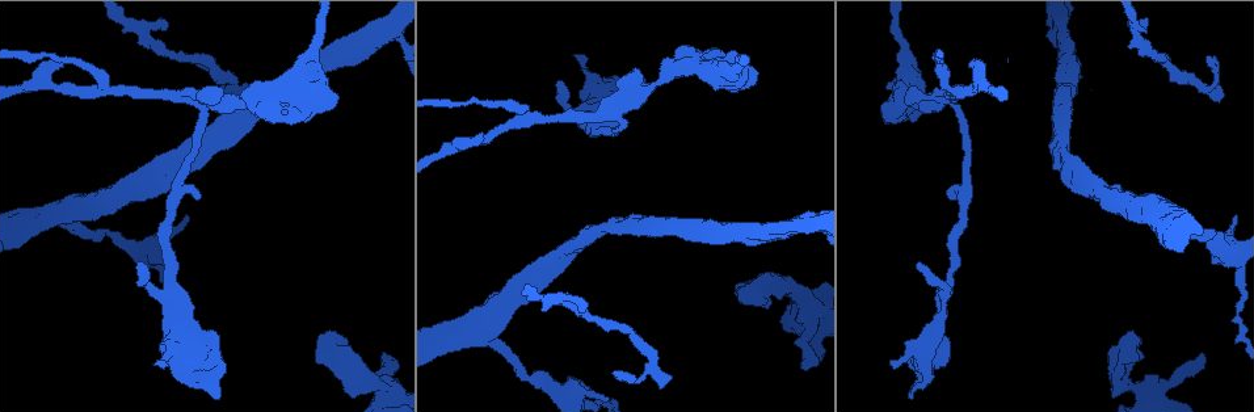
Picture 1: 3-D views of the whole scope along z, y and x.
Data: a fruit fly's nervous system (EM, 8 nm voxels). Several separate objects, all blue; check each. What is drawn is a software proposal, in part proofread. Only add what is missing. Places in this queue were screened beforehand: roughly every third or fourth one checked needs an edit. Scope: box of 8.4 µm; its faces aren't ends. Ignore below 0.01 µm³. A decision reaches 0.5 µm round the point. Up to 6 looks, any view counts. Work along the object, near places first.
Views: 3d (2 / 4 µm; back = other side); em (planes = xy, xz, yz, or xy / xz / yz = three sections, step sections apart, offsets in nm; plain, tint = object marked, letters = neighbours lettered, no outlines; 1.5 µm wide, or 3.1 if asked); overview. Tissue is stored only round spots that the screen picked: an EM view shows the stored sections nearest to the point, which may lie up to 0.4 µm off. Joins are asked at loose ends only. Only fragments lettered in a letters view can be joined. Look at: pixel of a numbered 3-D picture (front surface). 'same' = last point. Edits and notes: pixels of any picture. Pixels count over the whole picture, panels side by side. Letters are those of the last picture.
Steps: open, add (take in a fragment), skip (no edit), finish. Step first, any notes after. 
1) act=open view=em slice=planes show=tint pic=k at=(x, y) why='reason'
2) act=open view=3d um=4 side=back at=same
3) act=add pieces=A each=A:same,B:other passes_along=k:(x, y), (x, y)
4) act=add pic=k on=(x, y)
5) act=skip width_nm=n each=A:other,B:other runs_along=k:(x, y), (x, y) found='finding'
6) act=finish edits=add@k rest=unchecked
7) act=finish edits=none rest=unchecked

act=open view=em slice=planes show=letters pic=1 at=(1222, 95) why='branch stops here'

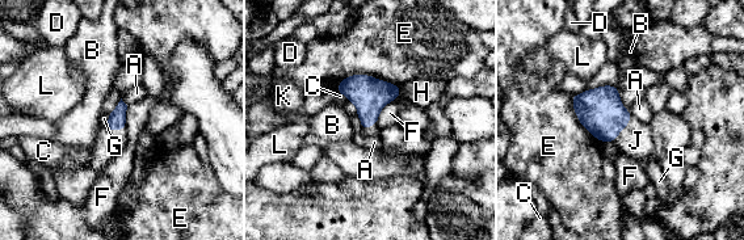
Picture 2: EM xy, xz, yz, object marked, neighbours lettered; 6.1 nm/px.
act=add pieces=J width_nm=110 each=A:other,B:other,C:other,D:other,E:other,F:other,G:other,H:other,J:same,K:other,L:other passes_along=2:(600, 110), (622, 129), (635, 140) found='the neuron continues'

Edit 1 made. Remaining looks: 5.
act=open view=overview why='redraw'

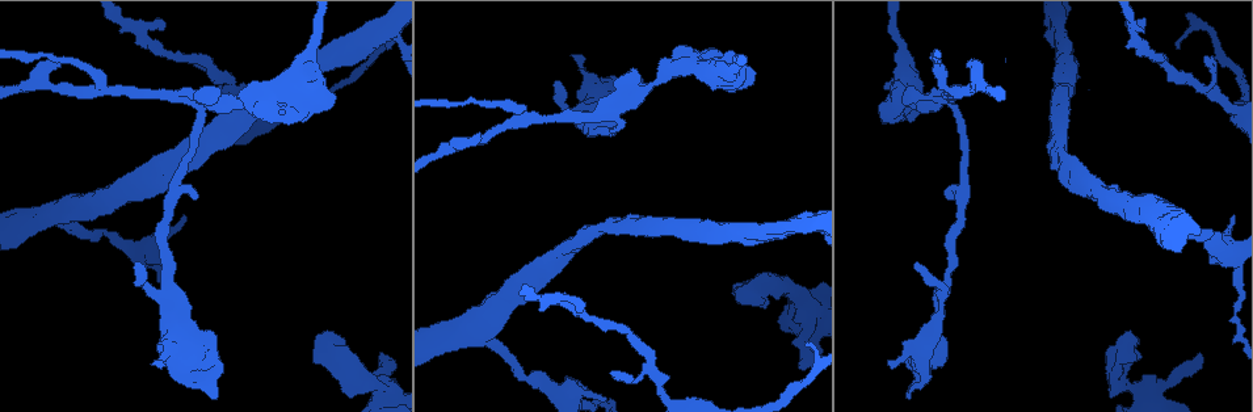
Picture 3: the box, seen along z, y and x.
act=open view=3d um=4 pic=3 at=(801, 369) why='free end'

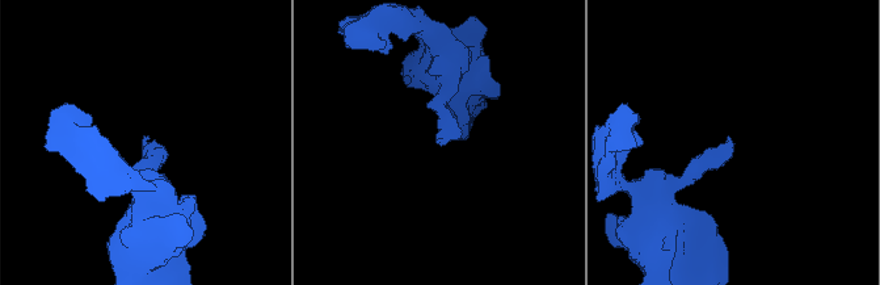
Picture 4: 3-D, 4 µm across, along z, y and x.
act=open view=em slice=planes show=plain pic=4 at=(437, 143) why='shape alone is not enough'

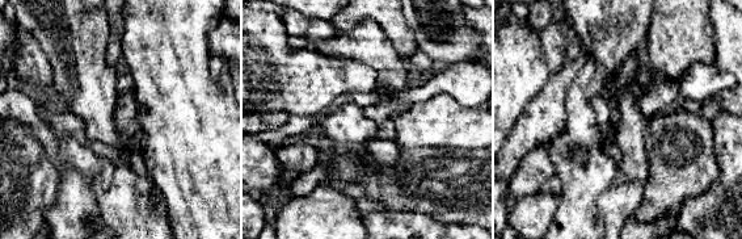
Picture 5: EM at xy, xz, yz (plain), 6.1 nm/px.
act=open view=em slice=planes show=letters at=same why='see the neighbours'

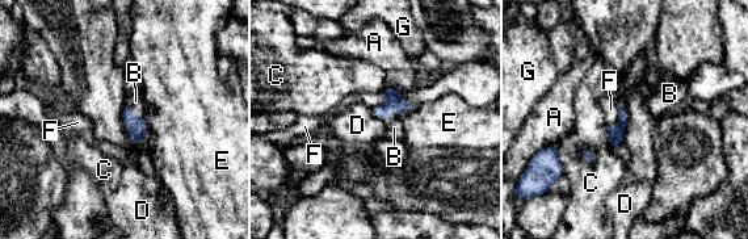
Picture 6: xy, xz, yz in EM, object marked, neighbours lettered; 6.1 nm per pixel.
act=add pieces=B each=A:other,B:same,C:other,D:other,E:other,F:other,G:other passes_along=6:(135, 125), (134, 114), (135, 101) found='it goes on there'

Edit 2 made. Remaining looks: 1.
act=finish edits=add@2,add@6 rest=unchecked

